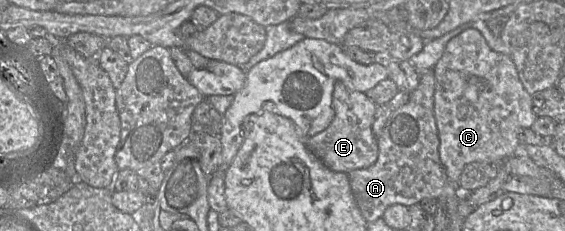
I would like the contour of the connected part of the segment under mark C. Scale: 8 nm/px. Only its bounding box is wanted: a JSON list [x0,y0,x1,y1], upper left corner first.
[433,29,537,186]

